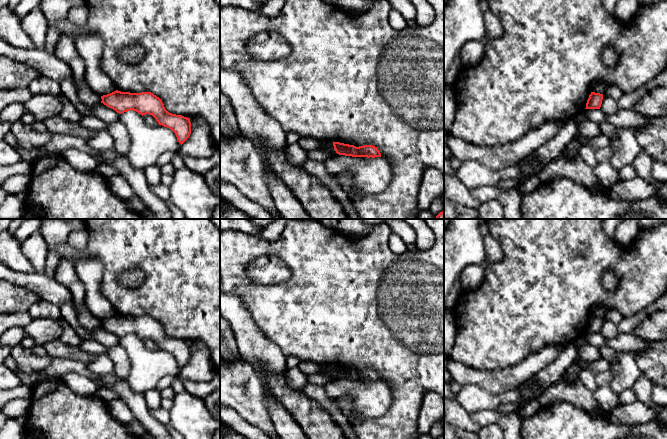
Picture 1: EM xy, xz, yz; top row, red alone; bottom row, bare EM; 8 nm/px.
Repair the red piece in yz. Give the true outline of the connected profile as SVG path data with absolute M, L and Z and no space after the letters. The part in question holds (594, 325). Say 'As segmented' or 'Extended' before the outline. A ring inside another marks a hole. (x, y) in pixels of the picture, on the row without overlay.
As segmented. M591 316L586 327L585 333L600 333L603 324L603 318Z

